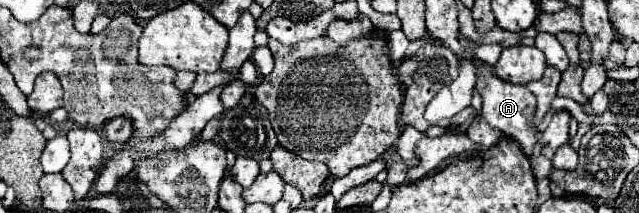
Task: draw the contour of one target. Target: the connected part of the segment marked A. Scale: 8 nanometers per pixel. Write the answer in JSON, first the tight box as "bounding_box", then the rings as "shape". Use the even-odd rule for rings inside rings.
{"bounding_box":[477,65,537,155],"shape":[[[485,65],[481,75],[477,77],[477,89],[479,89],[481,97],[483,97],[483,113],[481,113],[481,117],[493,129],[499,129],[509,139],[517,141],[525,155],[531,155],[533,145],[537,143],[537,131],[533,127],[533,123],[535,123],[535,105],[537,105],[535,95],[529,93],[523,85],[513,85],[513,83],[501,81],[499,77],[495,77],[491,73],[489,65]]]}

